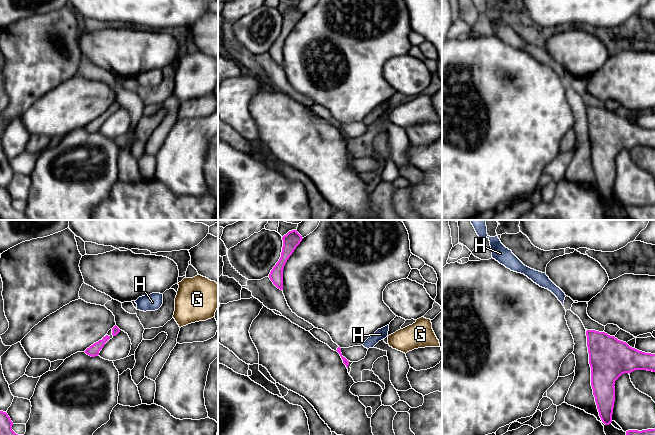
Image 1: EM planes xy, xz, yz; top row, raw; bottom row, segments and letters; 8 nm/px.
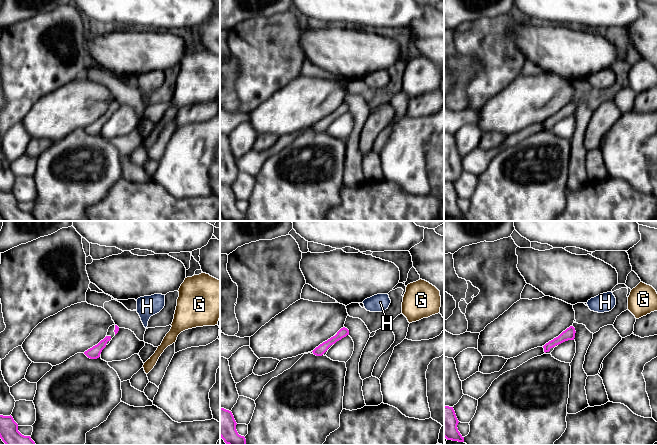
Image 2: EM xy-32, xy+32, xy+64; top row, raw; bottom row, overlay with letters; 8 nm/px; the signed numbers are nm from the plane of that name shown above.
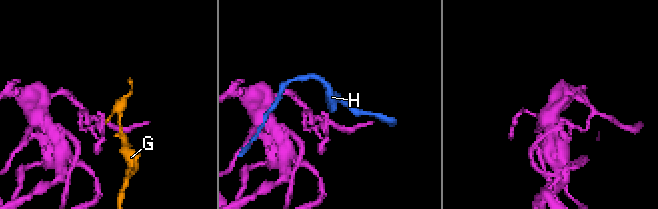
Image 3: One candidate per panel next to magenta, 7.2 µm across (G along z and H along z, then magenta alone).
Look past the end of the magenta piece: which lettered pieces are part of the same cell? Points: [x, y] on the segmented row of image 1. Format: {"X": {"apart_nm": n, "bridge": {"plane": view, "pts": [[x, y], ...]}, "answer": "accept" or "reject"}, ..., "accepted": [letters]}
{"G": {"apart_nm": 360, "bridge": {"plane": "xz", "pts": [[348, 361], [388, 343]]}, "answer": "reject"}, "H": {"apart_nm": 180, "bridge": {"plane": "xz", "pts": [[347, 360], [363, 345]]}, "answer": "accept"}, "accepted": ["H"]}

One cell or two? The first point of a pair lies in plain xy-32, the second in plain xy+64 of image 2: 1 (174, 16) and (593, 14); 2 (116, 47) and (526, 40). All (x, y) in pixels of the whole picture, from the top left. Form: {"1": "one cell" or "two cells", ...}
{"1": "one cell", "2": "one cell"}

